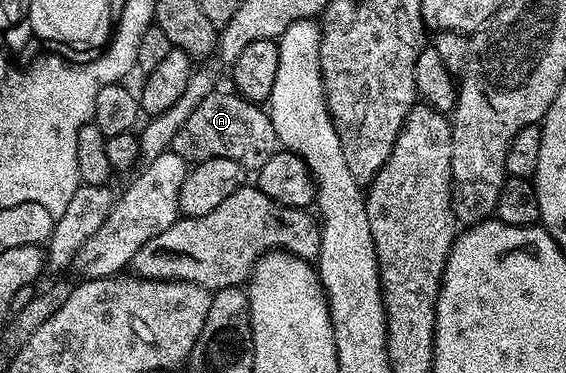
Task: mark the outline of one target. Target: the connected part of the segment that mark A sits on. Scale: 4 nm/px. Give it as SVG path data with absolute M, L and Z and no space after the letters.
M215 90L207 94L207 98L203 98L203 102L195 106L195 110L191 110L191 118L183 122L179 134L175 134L171 151L179 154L179 158L183 158L186 165L192 166L211 158L231 158L231 162L239 162L243 169L256 170L263 166L263 162L267 162L267 158L271 158L279 151L275 126L271 126L268 111L260 104L242 100L236 91L228 91Z

